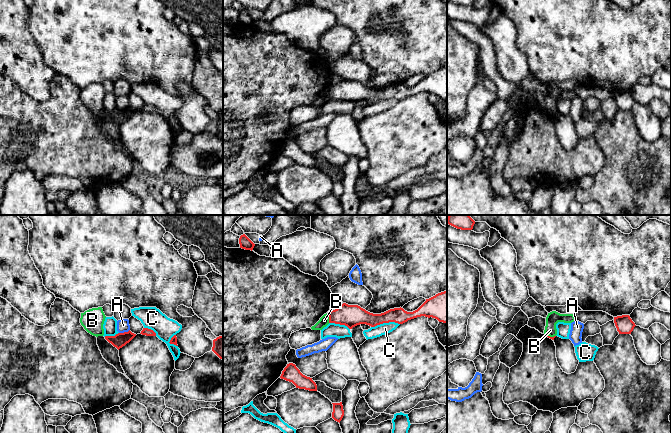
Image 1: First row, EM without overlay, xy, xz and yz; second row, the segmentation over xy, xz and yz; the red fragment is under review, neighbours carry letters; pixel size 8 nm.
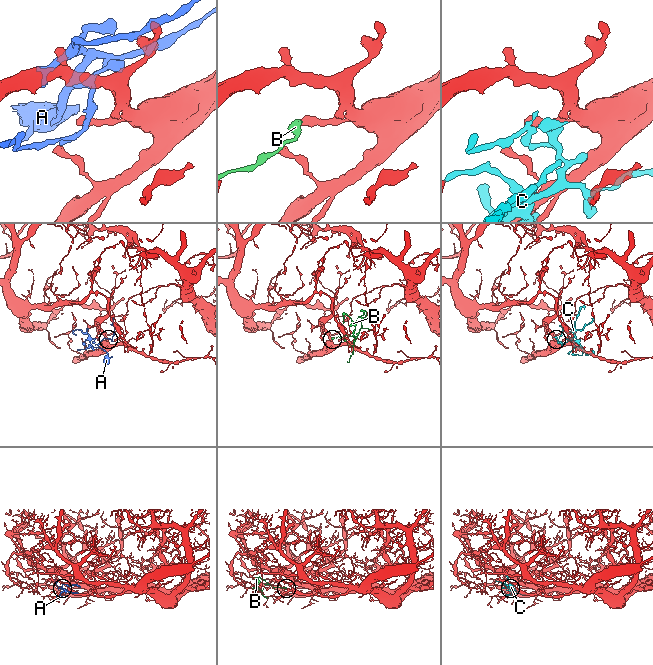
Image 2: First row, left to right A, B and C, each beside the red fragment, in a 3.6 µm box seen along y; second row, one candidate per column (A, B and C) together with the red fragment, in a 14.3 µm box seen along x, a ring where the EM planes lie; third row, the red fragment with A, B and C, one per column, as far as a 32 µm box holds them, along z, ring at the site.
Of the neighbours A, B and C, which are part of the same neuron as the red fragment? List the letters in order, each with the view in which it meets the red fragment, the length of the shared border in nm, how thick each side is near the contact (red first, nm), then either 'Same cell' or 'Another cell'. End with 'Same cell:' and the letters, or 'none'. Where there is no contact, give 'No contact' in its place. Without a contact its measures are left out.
A: Touches red in xy. Shared border 90 nm. Thickness 110 nm (red) against 100 nm. Another cell
B: Touches red in xz. Shared border 80 nm. Thickness 180 nm (red) against 80 nm. Another cell
C: Touches red in xz. Shared border 240 nm. Thickness 160 nm (red) against 90 nm. Another cell
Same cell: none

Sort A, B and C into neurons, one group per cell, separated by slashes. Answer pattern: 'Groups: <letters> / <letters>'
Groups: A / B / C

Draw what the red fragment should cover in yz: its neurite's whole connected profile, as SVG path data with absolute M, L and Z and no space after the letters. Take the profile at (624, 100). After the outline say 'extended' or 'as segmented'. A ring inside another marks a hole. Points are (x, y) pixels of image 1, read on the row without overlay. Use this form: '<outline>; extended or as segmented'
M629 91L614 93L614 99L619 110L631 110L636 102Z; as segmented

